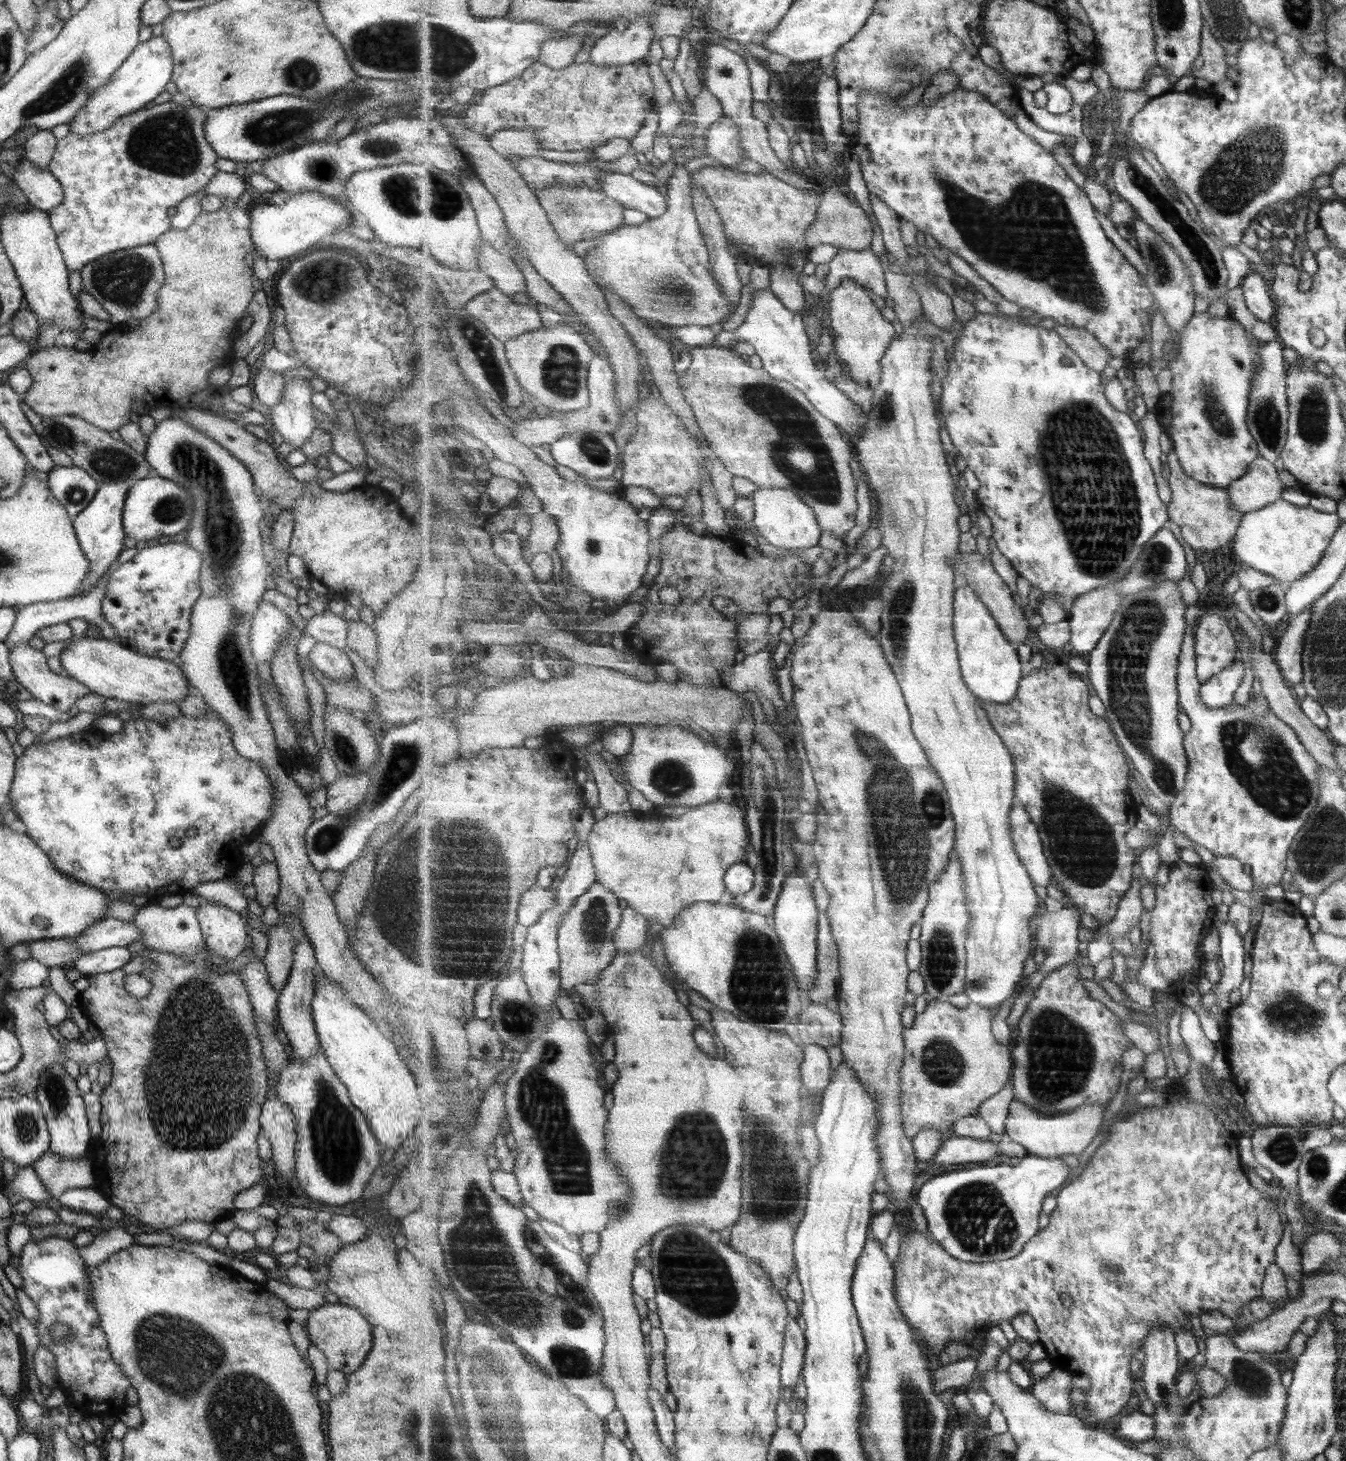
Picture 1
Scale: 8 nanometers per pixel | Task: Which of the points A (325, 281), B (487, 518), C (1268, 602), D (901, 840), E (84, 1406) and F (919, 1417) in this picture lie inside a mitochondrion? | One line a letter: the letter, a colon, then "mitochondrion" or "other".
A: mitochondrion
B: other
C: mitochondrion
D: mitochondrion
E: other
F: mitochondrion

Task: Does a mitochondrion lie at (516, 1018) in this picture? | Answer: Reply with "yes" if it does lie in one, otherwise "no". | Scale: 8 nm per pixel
yes

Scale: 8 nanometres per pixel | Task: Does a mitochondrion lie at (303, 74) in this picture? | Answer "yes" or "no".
yes

